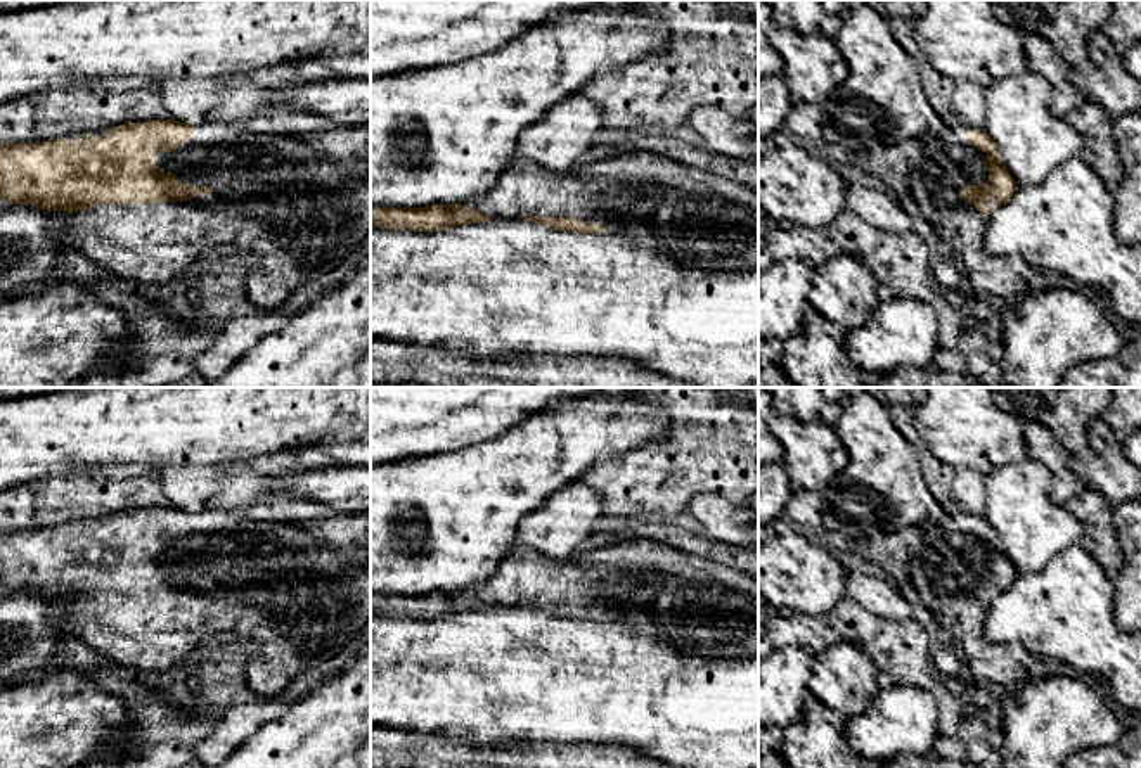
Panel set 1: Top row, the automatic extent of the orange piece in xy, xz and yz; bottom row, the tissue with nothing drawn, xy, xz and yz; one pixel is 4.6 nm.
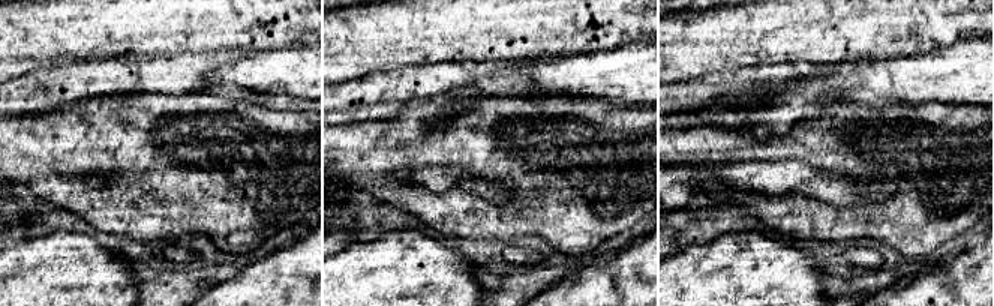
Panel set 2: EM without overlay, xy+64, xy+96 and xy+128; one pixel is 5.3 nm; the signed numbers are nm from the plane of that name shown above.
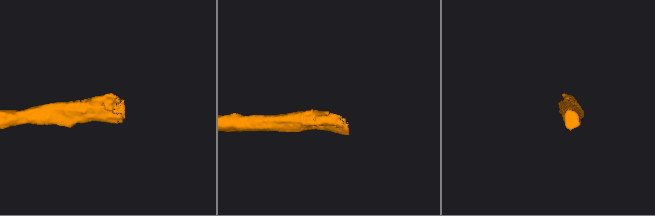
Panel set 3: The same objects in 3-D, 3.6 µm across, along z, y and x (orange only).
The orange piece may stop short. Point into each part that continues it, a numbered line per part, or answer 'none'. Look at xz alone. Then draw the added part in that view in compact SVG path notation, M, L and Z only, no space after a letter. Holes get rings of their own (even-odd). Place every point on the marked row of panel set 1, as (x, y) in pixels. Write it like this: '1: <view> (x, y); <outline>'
1: xz (695, 218); M622 150L563 171L514 157L493 189L459 204L497 220L554 216L599 223L603 235L642 244L687 268L758 270L758 192L654 152Z

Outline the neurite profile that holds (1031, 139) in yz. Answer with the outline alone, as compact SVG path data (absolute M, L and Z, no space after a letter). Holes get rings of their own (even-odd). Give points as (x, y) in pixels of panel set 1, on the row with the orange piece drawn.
M1027 67L985 88L985 131L1018 189L1039 185L1084 147L1077 130L1049 111L1051 92Z

